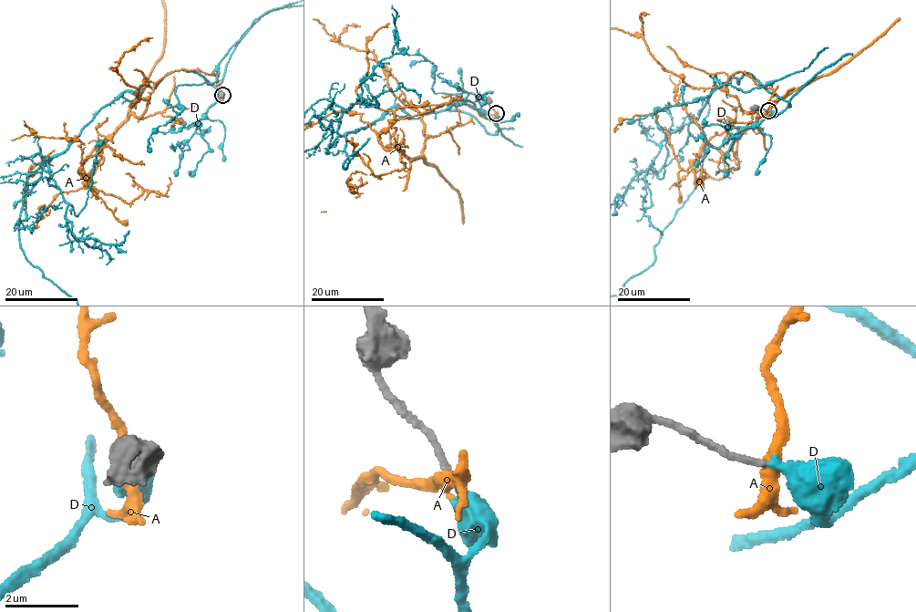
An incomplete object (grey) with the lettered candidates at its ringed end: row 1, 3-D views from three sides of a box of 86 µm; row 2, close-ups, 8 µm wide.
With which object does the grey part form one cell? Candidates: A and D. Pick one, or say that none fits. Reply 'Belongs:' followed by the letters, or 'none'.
Belongs: D

